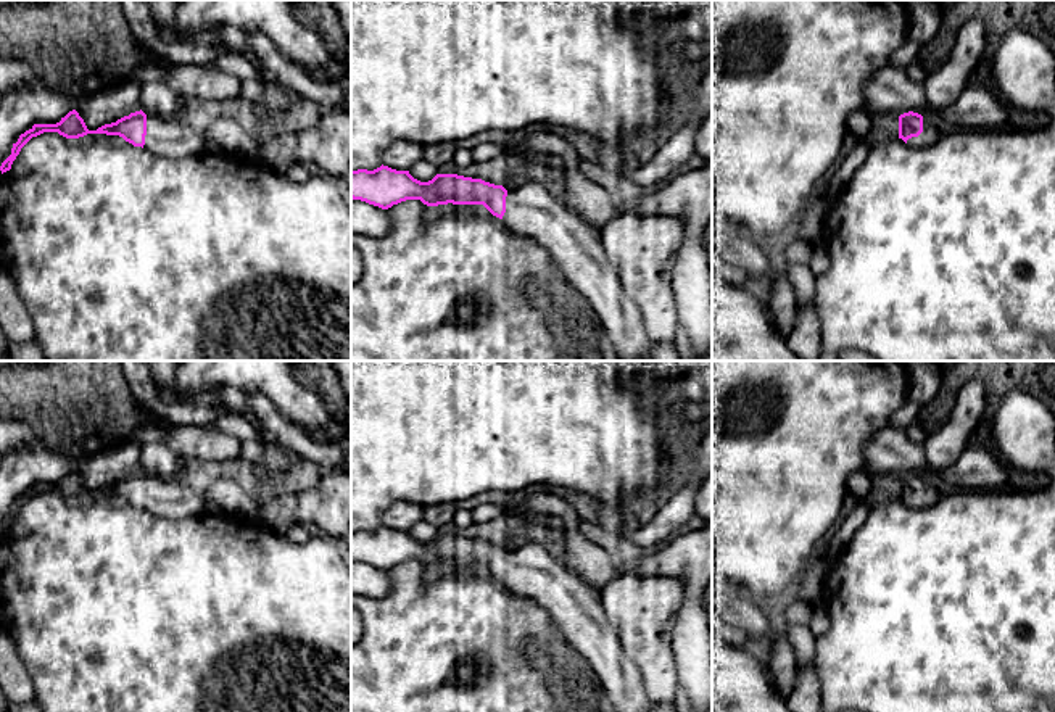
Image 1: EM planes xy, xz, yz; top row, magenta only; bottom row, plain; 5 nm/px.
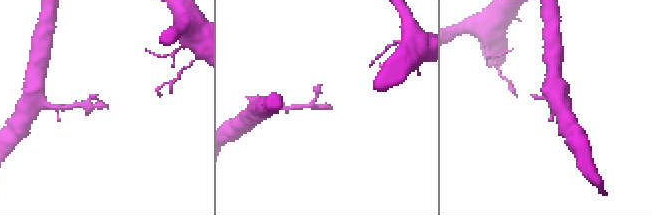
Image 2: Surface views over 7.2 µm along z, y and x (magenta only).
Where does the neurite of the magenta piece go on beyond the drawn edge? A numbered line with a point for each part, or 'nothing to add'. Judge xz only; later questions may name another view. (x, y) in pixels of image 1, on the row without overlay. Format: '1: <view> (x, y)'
1: xz (530, 571)

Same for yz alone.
1: yz (930, 496)

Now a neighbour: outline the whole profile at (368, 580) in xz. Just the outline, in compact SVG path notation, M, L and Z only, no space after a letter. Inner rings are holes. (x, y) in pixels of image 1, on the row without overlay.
M351 559L351 594L382 598L390 591L387 570Z

